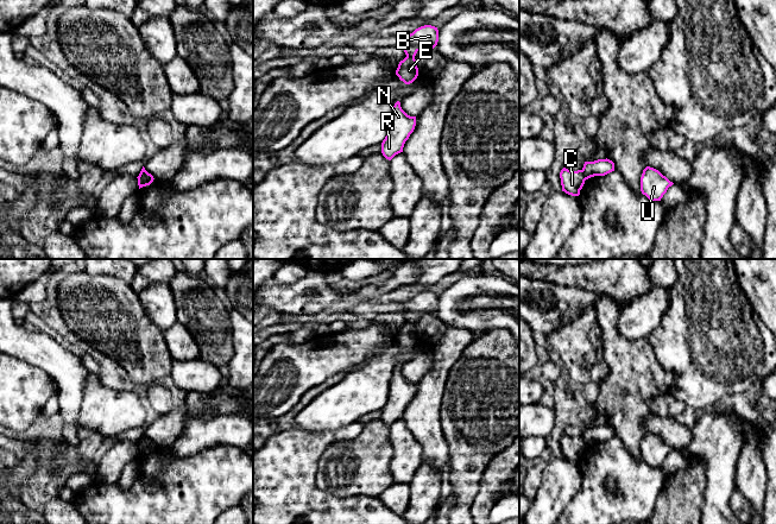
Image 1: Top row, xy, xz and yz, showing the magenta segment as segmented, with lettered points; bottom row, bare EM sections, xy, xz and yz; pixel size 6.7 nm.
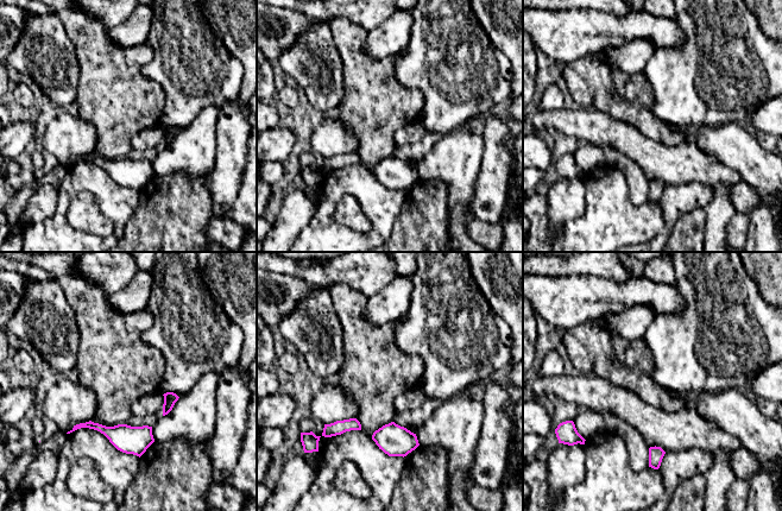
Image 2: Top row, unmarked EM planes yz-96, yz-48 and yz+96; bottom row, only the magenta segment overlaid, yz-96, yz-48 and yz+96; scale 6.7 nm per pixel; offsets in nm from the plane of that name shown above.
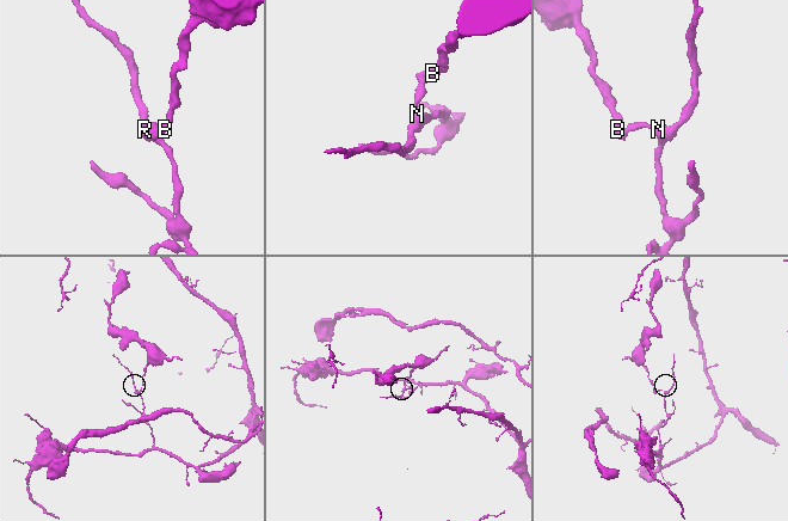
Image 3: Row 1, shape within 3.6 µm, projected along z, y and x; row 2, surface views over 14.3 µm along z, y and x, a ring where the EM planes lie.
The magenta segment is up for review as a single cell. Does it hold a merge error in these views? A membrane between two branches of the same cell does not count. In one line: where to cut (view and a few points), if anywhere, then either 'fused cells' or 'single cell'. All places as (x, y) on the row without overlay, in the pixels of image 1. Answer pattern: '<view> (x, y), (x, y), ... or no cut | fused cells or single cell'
yz (581, 436), (586, 444) | fused cells

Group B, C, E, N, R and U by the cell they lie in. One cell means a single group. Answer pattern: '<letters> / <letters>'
B C / E N R U

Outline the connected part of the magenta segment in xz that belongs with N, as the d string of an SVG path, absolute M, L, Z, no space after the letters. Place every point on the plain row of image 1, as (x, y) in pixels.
M397 367L391 378L386 403L381 409L383 422L391 427L396 421L403 418L405 408L414 398L416 392L416 383L408 381Z

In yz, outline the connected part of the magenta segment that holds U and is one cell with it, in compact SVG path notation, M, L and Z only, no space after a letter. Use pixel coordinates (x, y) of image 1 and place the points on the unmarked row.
M646 433L641 443L641 457L651 467L661 467L668 454L674 449L658 436Z

